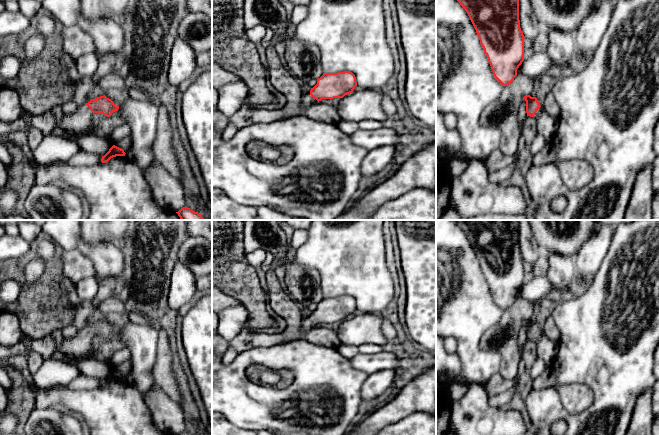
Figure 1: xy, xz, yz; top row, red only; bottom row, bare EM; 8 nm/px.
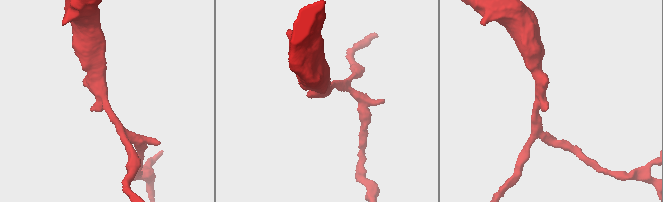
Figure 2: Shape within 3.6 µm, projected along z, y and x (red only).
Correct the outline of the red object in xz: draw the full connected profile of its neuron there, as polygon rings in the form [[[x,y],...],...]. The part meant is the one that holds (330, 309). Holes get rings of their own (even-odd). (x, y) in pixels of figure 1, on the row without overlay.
[[[352,296],[323,297],[310,316],[302,319],[299,339],[303,339],[305,333],[315,331],[322,323],[343,322],[352,317],[356,310],[356,301]]]

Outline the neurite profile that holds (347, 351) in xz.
[[[340,344],[337,350],[342,356],[344,356],[347,359],[351,359],[359,353],[358,346],[349,346],[344,344]]]

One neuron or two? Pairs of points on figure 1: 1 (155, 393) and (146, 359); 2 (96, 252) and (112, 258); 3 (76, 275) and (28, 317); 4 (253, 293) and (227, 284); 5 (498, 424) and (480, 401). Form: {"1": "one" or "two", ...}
{"1": "two", "2": "one", "3": "two", "4": "one", "5": "one"}

